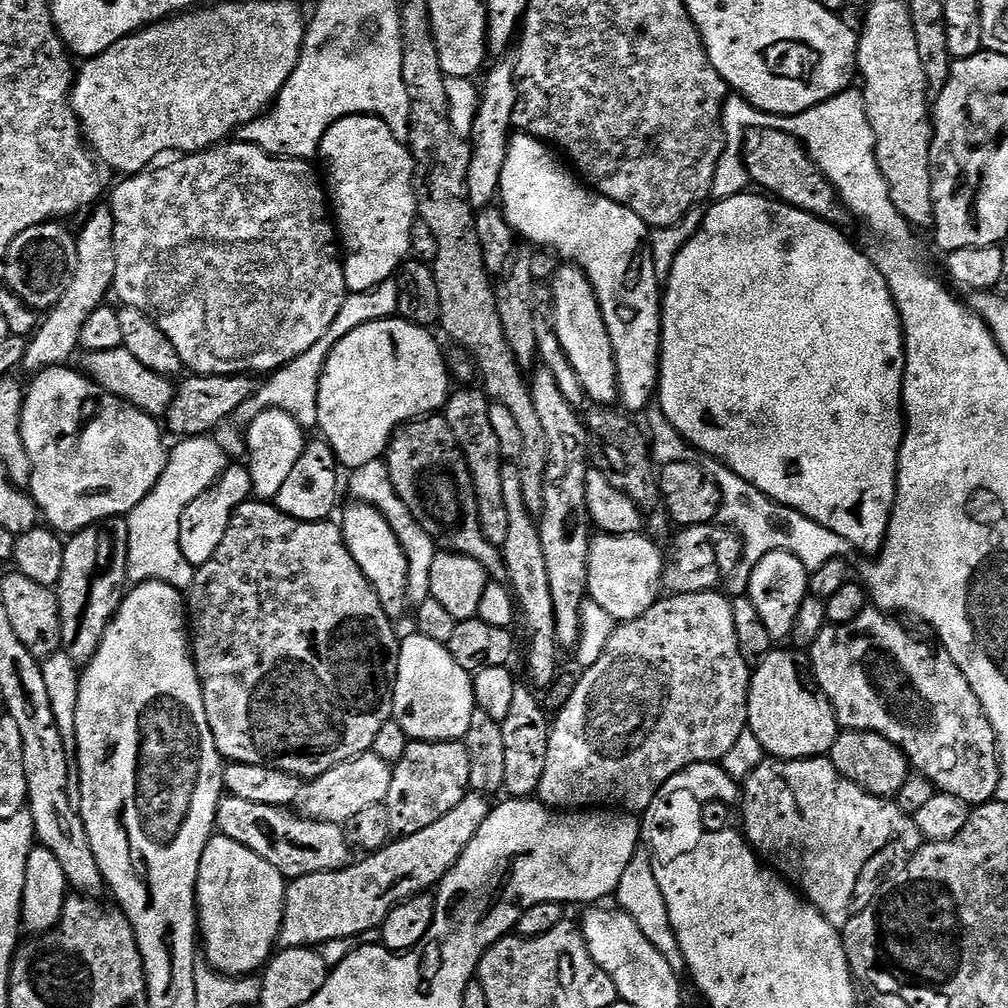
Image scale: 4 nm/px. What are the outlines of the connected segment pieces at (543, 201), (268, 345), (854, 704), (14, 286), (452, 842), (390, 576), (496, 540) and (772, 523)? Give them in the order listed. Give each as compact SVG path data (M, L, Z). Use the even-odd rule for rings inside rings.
M516 132L508 142L498 200L517 237L524 239L525 236L530 243L536 244L532 246L555 252L561 261L576 265L588 275L604 315L606 330L610 330L610 342L614 346L620 387L619 403L629 413L643 413L653 403L660 383L662 280L656 277L658 265L652 257L648 225L638 218L638 214L634 214L634 210L606 198L601 192L593 192L573 175L569 165L549 145L525 132Z
M225 142L217 144L215 148L208 148L204 152L184 154L176 158L180 160L174 161L173 164L161 163L151 170L129 175L127 178L121 179L124 181L113 190L112 201L110 201L110 207L114 214L114 246L116 247L116 273L114 274L114 282L112 283L114 296L117 296L121 300L119 303L123 307L137 308L138 310L142 310L142 314L150 317L158 326L158 330L162 330L162 334L166 334L166 338L170 338L170 342L174 342L174 350L178 350L185 369L202 376L242 376L245 374L257 374L256 372L271 374L278 371L285 364L289 364L294 358L306 354L306 350L310 350L310 346L314 346L314 342L318 342L318 338L322 338L322 334L326 334L326 330L330 330L330 322L334 322L334 318L338 318L338 310L342 310L344 297L348 292L346 278L344 277L344 266L341 260L342 248L338 243L338 229L333 217L330 215L330 200L326 195L325 185L322 183L321 177L320 180L316 177L315 170L311 168L313 165L306 160L271 156L269 152L263 152L261 148L253 144L243 142L232 143Z
M869 606L862 614L858 614L858 618L854 618L854 622L834 624L824 628L822 634L818 634L818 642L814 642L814 646L810 650L812 674L816 678L816 685L824 693L824 697L832 703L837 725L844 730L857 728L863 732L877 732L882 734L882 738L894 742L894 746L898 746L906 754L909 765L926 778L930 778L930 782L936 787L937 792L950 794L954 798L966 802L969 806L987 804L997 799L996 791L1000 785L1000 753L996 747L994 726L990 726L990 722L982 710L982 702L978 698L978 694L974 694L970 682L966 682L962 670L958 670L954 658L950 658L948 651L935 643L932 643L933 645L923 644L922 641L915 640L902 625L895 624L892 620L895 619L889 613L882 612L875 606Z
M49 222L47 224L35 224L30 226L30 230L22 230L10 242L10 250L6 262L2 266L4 280L7 291L12 292L18 298L22 298L24 304L29 304L31 308L37 310L47 310L52 308L66 294L66 286L70 286L70 278L74 278L74 266L78 266L78 246L76 236L68 233L63 228L63 223Z
M469 791L468 796L462 798L462 802L458 802L458 806L450 810L450 814L438 818L434 826L426 826L426 830L418 830L418 834L393 839L392 843L380 852L365 855L348 868L310 874L306 878L291 881L284 890L284 917L280 927L279 947L286 949L321 946L334 939L346 939L379 928L390 914L390 910L394 910L411 896L427 893L439 885L445 874L454 866L454 862L462 858L462 850L470 846L470 842L478 834L478 826L486 822L489 811L489 797L480 792Z
M352 502L349 505L344 512L344 520L339 521L346 546L354 562L358 562L362 574L366 574L370 586L378 594L378 602L382 602L382 610L386 610L388 619L399 622L404 616L404 611L409 611L410 608L406 594L408 585L406 554L394 530L390 530L390 524L386 522L386 518L382 518L377 508L359 502Z
M460 388L457 392L455 389L445 402L442 415L446 422L450 422L450 430L454 430L454 438L458 438L458 446L466 458L466 466L474 482L474 494L478 498L478 522L482 526L482 534L486 534L492 544L501 546L509 534L509 513L502 495L502 470L506 461L502 446L498 446L498 434L494 434L494 425L490 422L492 404L488 394L476 388Z
M701 455L698 463L706 475L714 478L722 494L719 523L731 528L740 537L743 545L738 566L726 582L729 597L735 598L747 593L748 580L754 574L754 566L758 566L758 562L762 562L762 558L766 558L766 554L771 552L794 554L794 558L798 558L798 562L802 562L802 566L806 566L806 570L811 574L814 570L826 566L826 562L843 557L844 551L849 551L849 544L838 538L838 534L826 530L826 526L818 526L818 522L806 518L798 510L776 503L766 494L762 494L762 490L750 486L746 478L738 478L734 470L730 470L714 457Z

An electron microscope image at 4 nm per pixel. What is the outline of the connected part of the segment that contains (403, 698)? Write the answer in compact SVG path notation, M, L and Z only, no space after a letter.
M419 634L403 637L400 640L400 657L396 671L394 690L394 710L396 725L400 727L409 741L414 740L458 740L463 741L470 726L470 718L476 706L476 695L472 689L472 676L449 654L447 647Z

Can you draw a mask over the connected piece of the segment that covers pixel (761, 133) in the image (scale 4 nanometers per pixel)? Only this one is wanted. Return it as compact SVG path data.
M752 128L749 136L744 140L744 168L748 171L748 176L757 184L757 189L763 190L767 195L782 201L784 204L794 206L811 216L817 216L820 220L827 220L829 224L845 226L853 223L854 217L847 208L844 201L836 193L836 188L826 178L826 174L814 163L812 157L808 155L808 149L795 136L786 134L782 130L773 128Z

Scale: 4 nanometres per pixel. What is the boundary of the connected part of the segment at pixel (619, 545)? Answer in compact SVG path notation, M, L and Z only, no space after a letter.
M596 534L592 537L588 559L588 595L617 622L633 620L646 614L646 610L650 610L650 606L654 606L661 599L666 560L663 555L660 557L660 548L655 543L659 544L644 534Z

